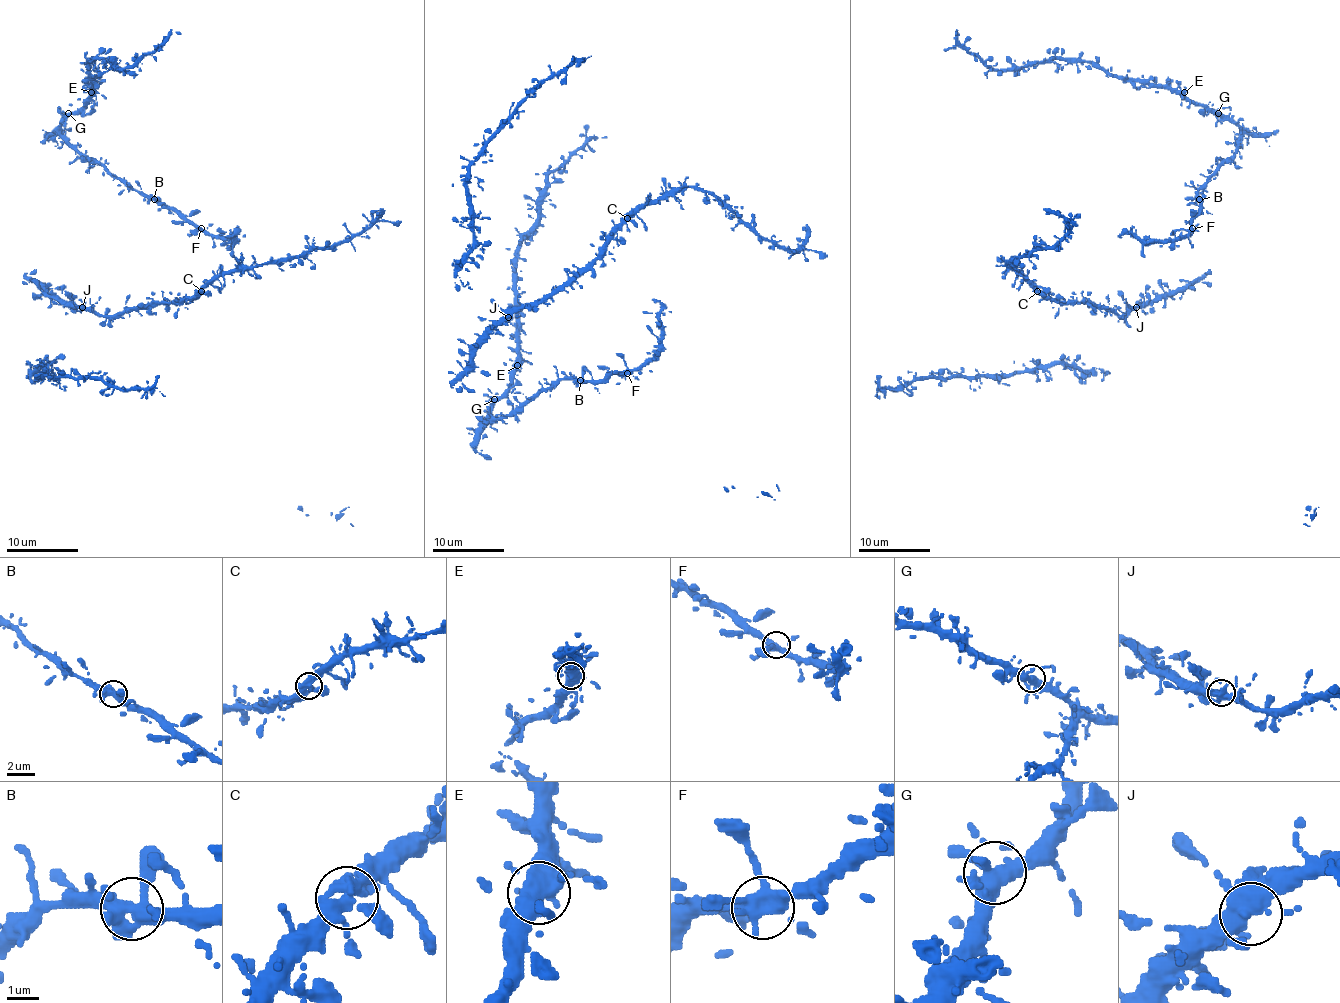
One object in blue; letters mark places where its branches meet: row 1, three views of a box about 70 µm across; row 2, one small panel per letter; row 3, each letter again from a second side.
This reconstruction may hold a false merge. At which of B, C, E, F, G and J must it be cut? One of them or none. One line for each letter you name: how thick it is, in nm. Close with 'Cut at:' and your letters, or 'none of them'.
Cut at: none of them

